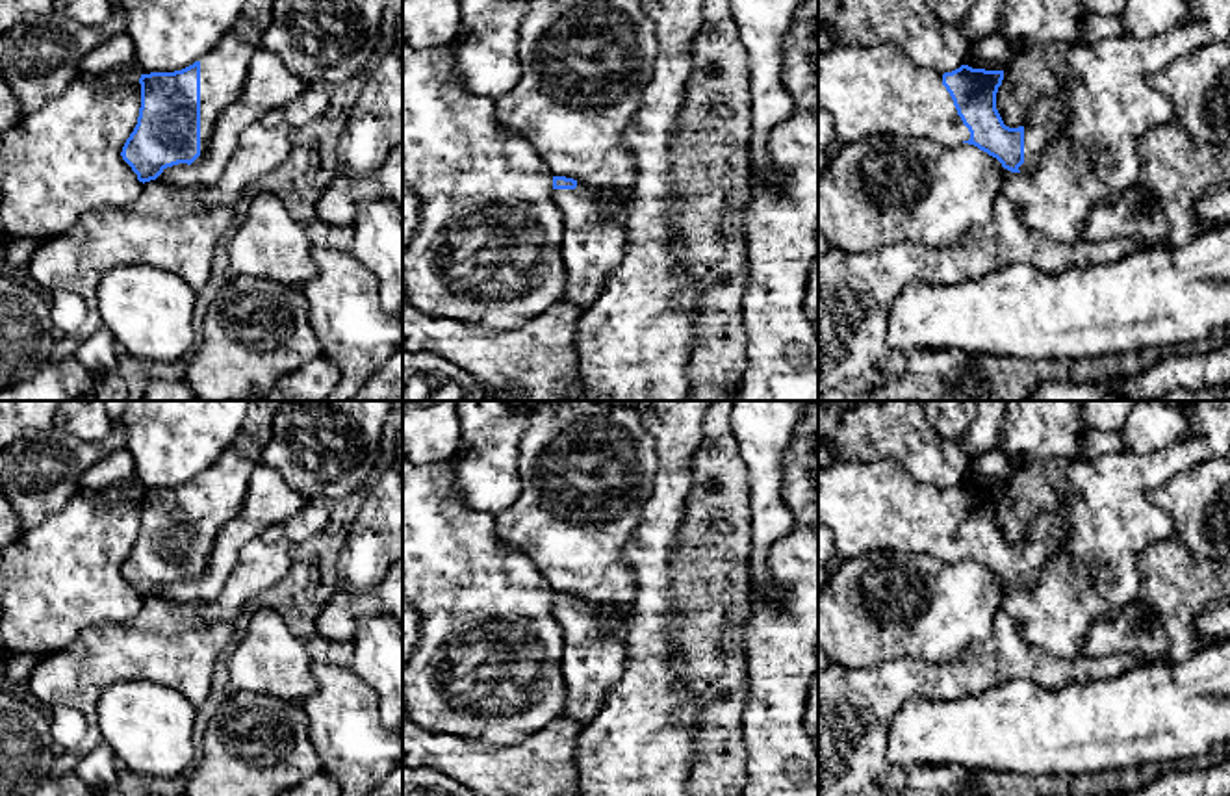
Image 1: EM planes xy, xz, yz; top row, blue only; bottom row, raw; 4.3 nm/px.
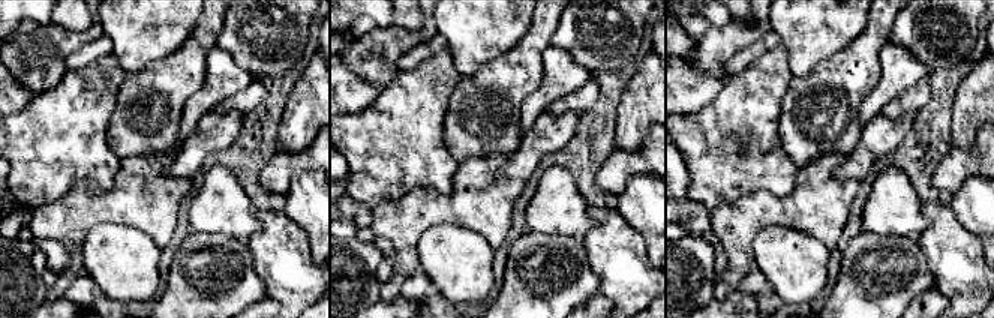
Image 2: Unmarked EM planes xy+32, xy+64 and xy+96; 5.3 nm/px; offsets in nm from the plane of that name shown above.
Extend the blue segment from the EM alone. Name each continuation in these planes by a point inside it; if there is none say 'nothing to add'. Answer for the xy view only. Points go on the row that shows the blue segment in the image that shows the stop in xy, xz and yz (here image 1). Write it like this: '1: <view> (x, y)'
1: xy (225, 67)

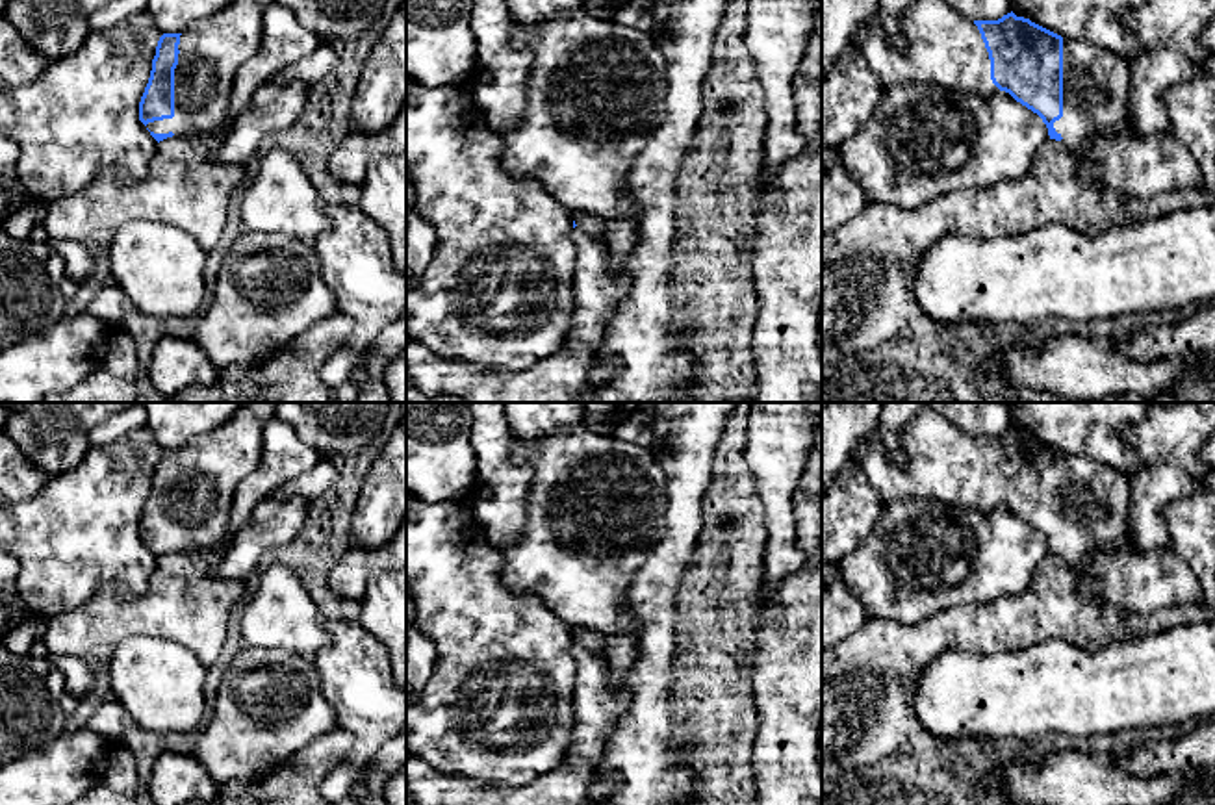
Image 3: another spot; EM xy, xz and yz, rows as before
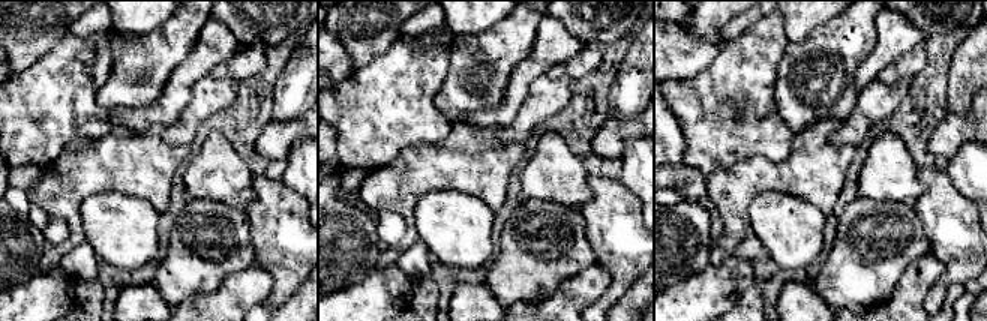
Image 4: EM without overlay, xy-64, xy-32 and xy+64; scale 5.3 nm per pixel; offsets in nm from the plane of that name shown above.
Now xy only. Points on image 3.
1: xy (212, 51)

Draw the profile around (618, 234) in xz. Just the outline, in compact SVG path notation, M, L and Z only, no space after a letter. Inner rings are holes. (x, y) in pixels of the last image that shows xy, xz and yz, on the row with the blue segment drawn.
M584 211L571 213L571 219L575 221L577 228L597 236L608 247L612 269L627 262L636 241L634 221L631 221L627 215L620 219L601 219Z

